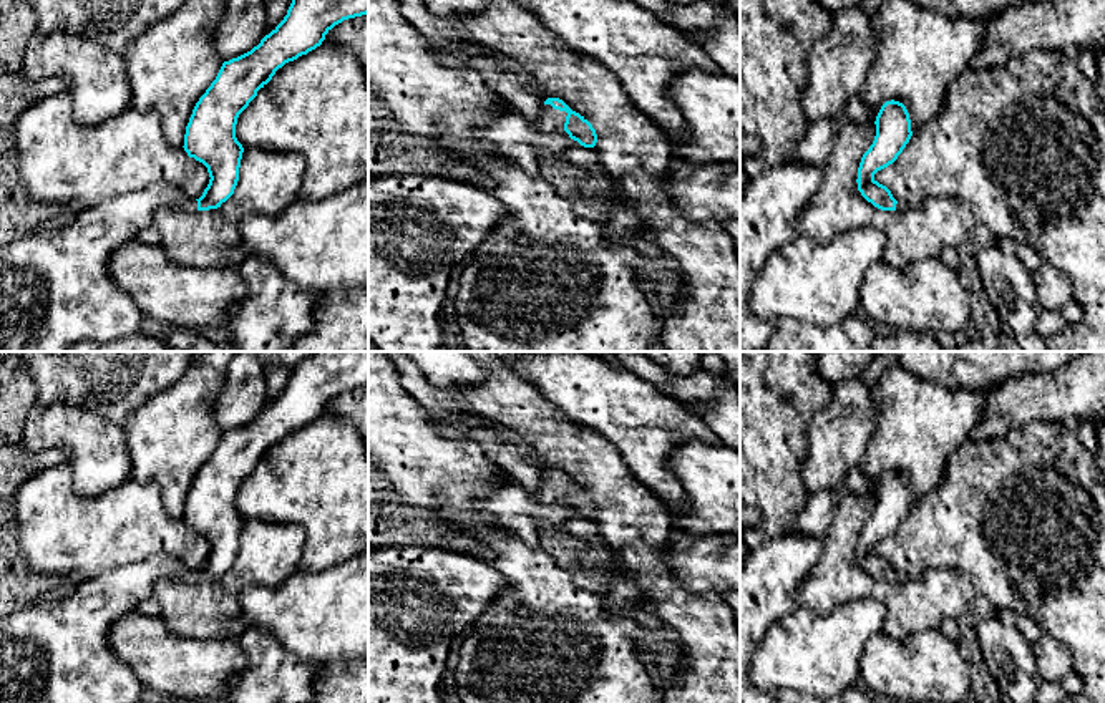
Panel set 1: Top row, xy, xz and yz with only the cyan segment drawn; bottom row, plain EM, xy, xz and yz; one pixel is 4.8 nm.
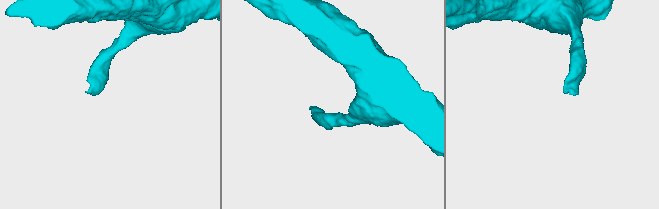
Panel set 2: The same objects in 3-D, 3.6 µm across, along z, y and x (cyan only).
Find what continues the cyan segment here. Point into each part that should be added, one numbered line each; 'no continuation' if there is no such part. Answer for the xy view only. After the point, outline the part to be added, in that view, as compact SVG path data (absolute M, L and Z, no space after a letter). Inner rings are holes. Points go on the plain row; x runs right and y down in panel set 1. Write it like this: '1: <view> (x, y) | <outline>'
1: xy (57, 652) | M153 554L143 562L119 567L80 582L68 597L40 605L22 604L0 617L0 703L139 703L143 683L110 648L110 628L136 605L153 597L158 579L197 582L197 572L169 554Z

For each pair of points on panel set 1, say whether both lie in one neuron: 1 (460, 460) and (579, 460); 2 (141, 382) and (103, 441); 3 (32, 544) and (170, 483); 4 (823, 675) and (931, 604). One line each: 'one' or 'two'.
1: two
2: two
3: two
4: two

